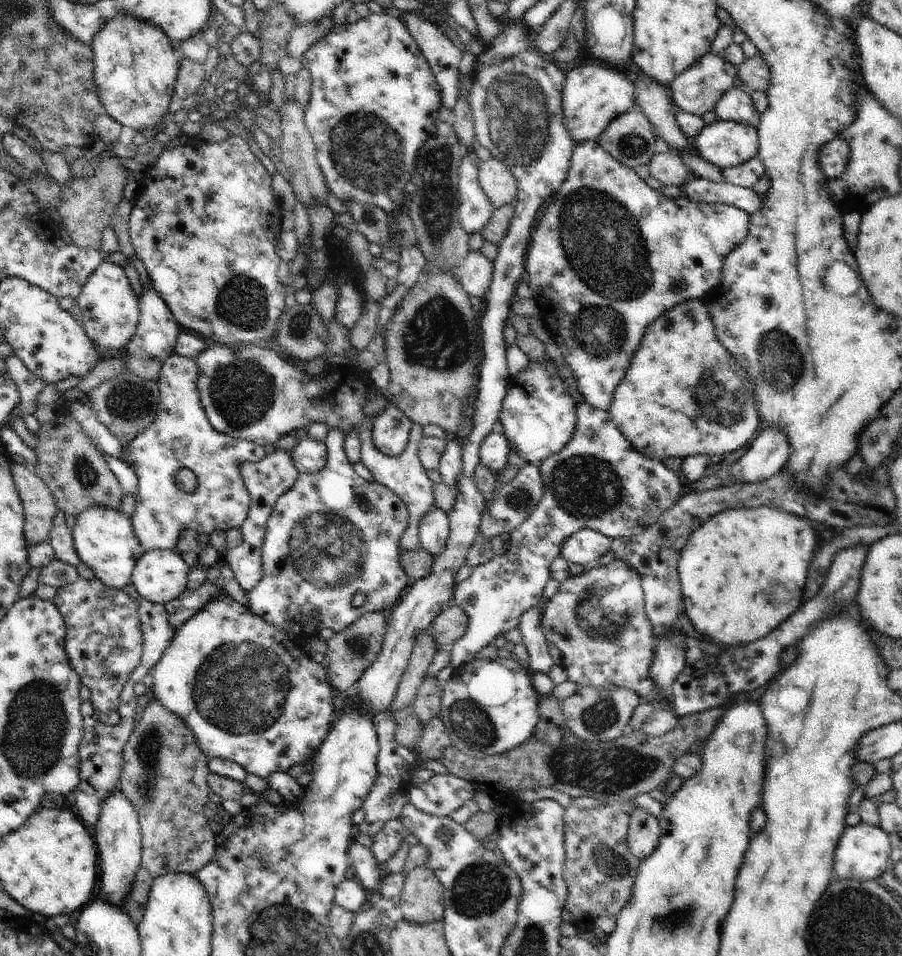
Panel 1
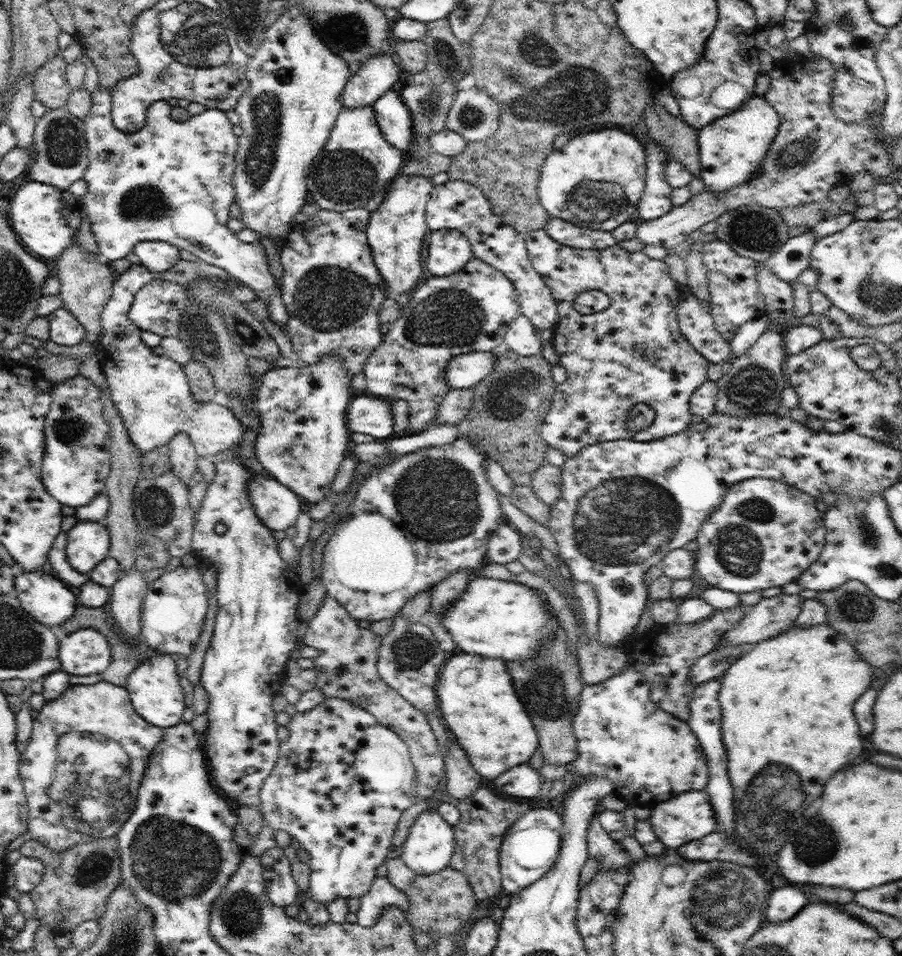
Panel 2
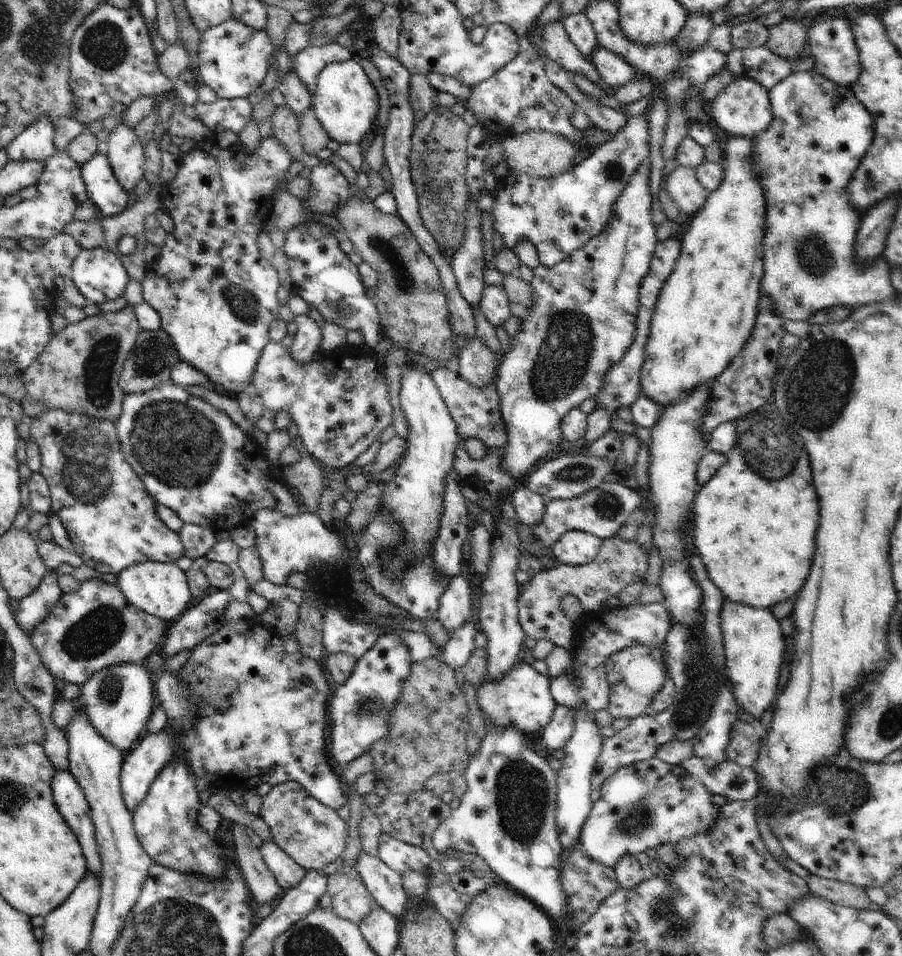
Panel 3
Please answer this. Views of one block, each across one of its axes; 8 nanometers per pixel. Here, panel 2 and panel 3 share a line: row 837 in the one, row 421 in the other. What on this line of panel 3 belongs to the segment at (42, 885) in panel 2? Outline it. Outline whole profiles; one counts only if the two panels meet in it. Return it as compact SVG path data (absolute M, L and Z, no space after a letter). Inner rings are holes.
M126 305L117 312L108 314L100 312L87 317L78 323L70 323L64 330L54 335L44 351L32 362L31 366L21 375L26 388L26 397L20 403L23 414L30 419L51 409L63 409L76 412L99 420L110 420L116 423L121 414L125 393L119 381L130 352L134 349L141 327L136 321L134 307Z

